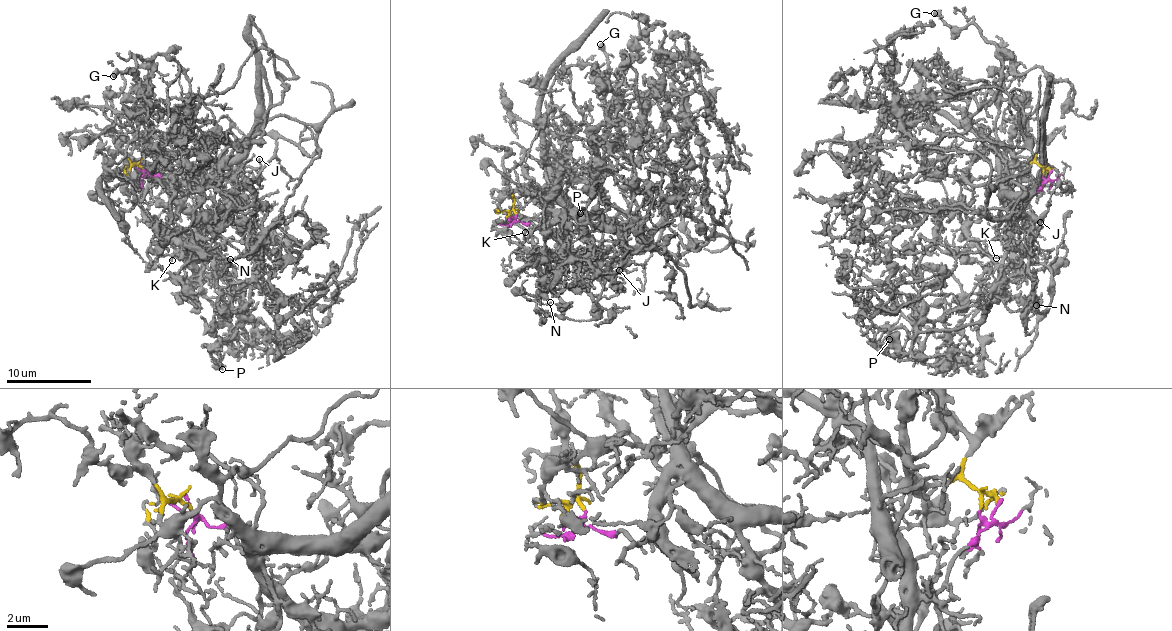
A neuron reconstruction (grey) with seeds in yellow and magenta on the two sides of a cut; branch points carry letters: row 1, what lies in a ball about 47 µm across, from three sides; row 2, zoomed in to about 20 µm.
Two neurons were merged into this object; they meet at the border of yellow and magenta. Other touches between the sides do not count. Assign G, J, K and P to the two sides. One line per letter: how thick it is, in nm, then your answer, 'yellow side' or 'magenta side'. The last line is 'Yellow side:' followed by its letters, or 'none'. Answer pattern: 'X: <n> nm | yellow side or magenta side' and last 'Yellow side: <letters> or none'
G: 460 nm | yellow side
J: 100 nm | magenta side
K: 90 nm | yellow side
P: 120 nm | yellow side
Yellow side: G, K, P

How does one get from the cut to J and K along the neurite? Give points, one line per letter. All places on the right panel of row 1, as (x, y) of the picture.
J: (1042, 175), (1014, 218), (1013, 241), (1029, 226), (1036, 233), (1040, 221)
K: (1043, 174), (1025, 199), (1006, 253), (995, 257)

